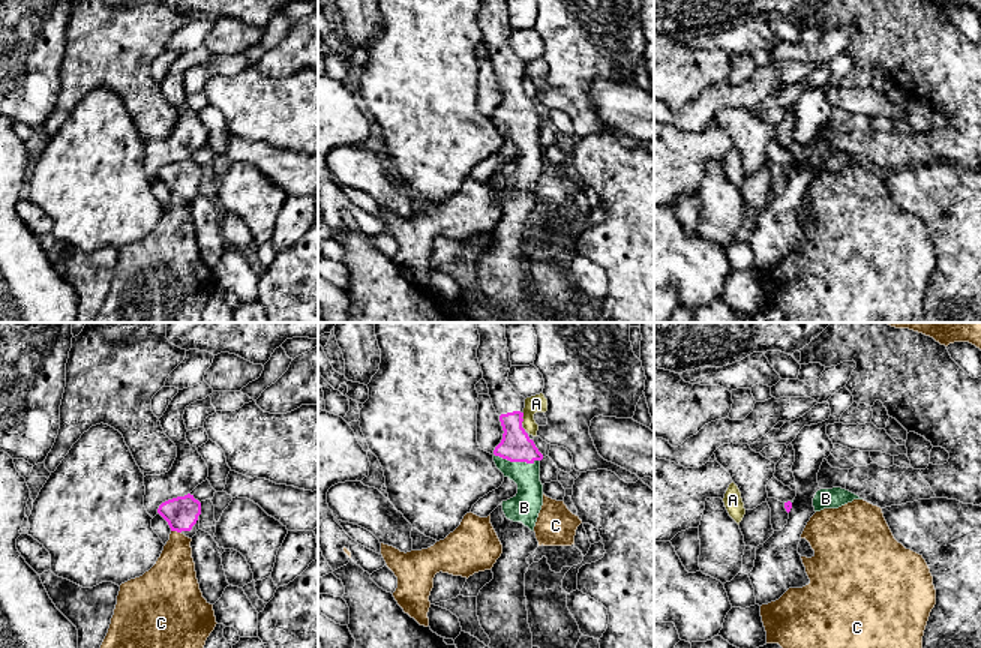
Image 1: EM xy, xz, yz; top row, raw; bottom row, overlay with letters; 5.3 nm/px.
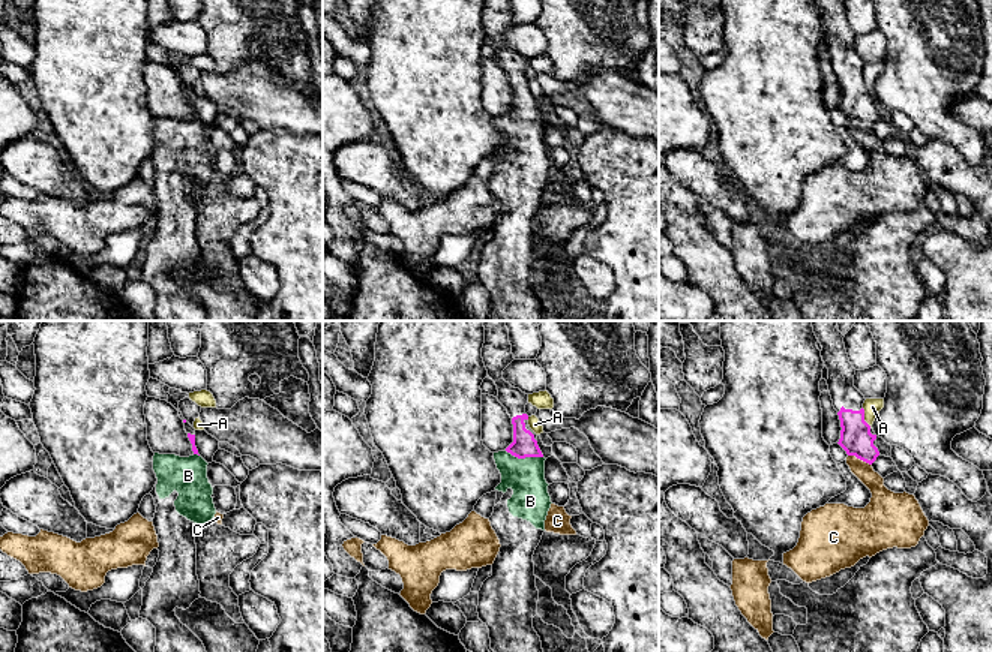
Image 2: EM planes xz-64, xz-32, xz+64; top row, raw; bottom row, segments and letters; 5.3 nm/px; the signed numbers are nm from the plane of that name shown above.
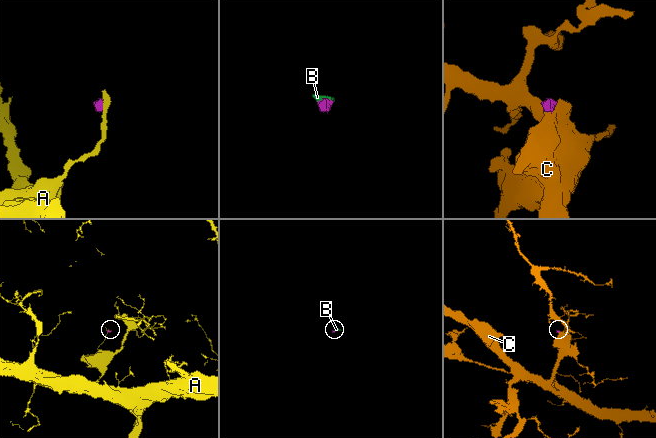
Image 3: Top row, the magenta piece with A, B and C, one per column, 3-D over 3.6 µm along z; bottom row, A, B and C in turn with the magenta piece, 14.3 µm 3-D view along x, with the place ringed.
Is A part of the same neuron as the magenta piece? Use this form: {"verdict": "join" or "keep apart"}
{"verdict": "keep apart"}

